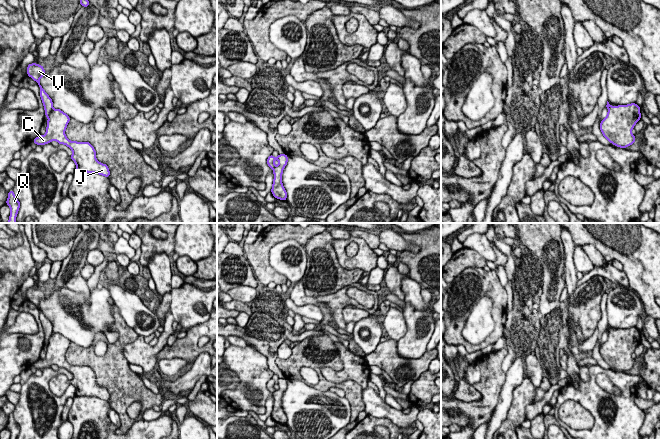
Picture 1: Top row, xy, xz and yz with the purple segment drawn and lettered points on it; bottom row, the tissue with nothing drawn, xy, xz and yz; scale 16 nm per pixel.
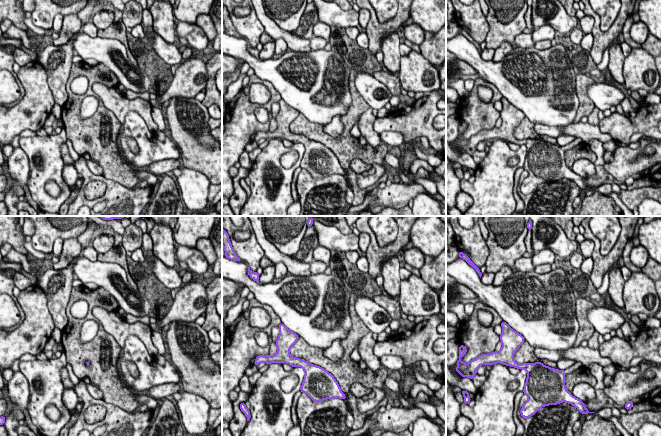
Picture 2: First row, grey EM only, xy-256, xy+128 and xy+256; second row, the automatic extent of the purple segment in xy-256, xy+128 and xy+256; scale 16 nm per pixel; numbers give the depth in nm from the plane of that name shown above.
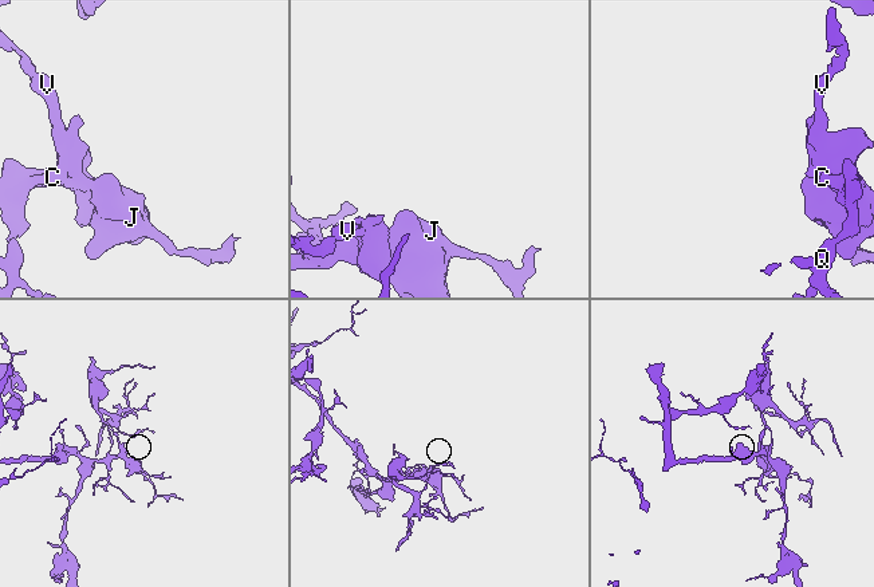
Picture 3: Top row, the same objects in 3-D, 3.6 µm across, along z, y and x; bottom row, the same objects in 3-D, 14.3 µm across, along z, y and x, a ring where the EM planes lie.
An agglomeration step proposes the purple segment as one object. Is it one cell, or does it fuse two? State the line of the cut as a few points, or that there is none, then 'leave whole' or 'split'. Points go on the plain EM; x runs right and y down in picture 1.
cut xy (52, 332), (48, 341); split

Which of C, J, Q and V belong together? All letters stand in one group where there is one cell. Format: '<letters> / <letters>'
C J Q / V

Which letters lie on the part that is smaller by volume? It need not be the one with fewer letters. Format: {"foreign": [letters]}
{"foreign": ["V"]}

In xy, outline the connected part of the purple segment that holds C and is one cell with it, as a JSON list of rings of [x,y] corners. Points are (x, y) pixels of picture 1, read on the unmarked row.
[[[52,333],[47,345],[46,357],[36,361],[33,366],[41,370],[53,364],[64,368],[73,375],[71,384],[76,388],[76,396],[97,397],[109,401],[108,390],[96,383],[96,375],[89,366],[72,366],[66,361],[65,354],[69,345],[70,341],[63,335]]]

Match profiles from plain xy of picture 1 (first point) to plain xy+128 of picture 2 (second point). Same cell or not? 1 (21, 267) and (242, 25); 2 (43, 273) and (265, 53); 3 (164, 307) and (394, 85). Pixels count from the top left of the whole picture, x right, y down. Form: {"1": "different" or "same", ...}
{"1": "same", "2": "same", "3": "same"}

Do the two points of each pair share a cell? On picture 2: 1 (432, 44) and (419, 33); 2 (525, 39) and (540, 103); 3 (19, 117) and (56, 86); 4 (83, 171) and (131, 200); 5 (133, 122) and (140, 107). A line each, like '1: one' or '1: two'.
1: two
2: two
3: two
4: one
5: two

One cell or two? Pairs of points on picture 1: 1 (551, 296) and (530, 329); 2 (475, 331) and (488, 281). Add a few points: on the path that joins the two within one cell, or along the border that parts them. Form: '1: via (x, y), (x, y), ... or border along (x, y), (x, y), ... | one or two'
1: border along (561, 303), (544, 316) | two
2: border along (491, 298), (484, 295), (473, 306), (469, 314) | two

